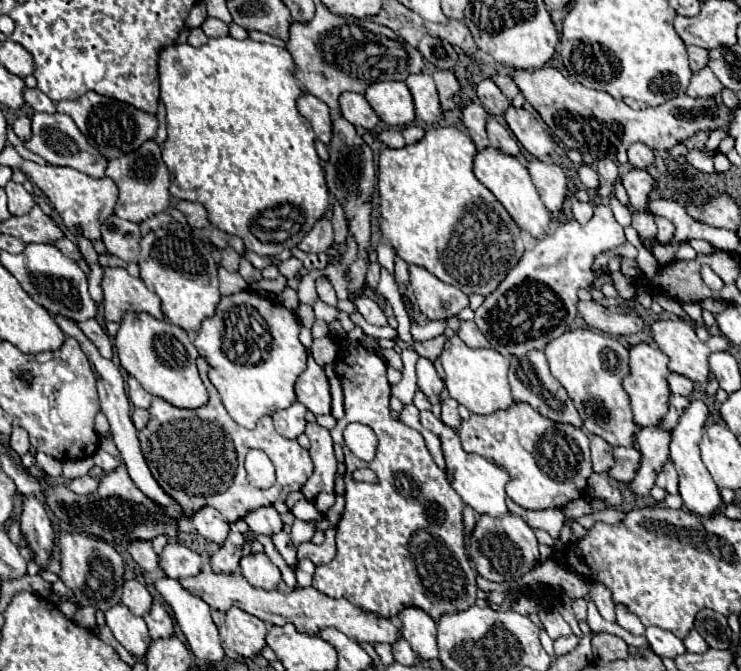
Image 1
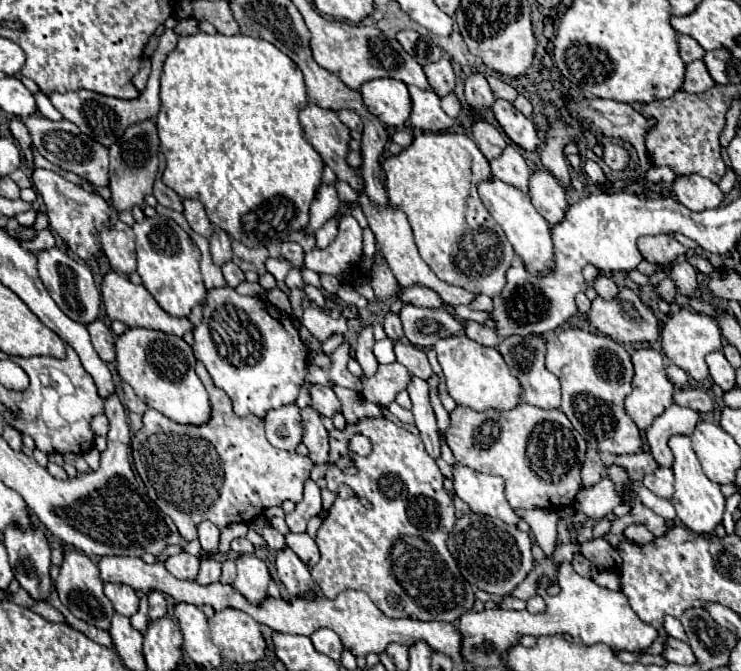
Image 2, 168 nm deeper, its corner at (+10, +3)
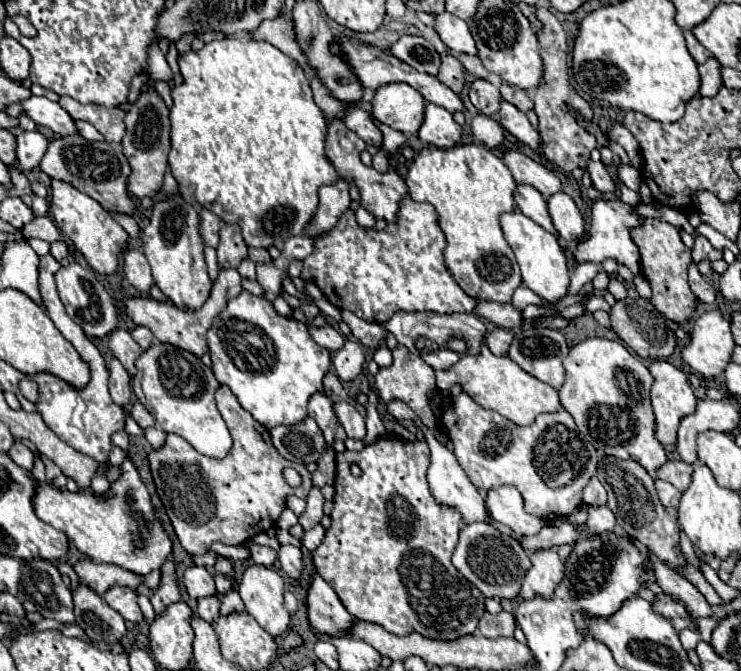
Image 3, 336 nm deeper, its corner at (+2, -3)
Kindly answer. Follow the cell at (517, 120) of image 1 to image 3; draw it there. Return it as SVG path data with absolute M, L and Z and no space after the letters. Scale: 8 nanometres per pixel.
M502 101L502 107L498 111L498 117L500 117L500 123L502 127L506 127L508 133L512 133L518 141L526 143L530 149L538 149L540 147L540 135L538 131L530 125L526 113L518 111L512 103L508 101Z

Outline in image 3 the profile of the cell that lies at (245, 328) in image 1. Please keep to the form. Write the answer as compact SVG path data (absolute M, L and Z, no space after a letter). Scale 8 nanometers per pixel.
M242 291L240 295L230 299L226 309L216 315L208 331L208 349L216 379L222 385L228 385L240 405L266 429L272 429L276 425L292 425L306 417L308 399L314 393L322 391L322 379L332 359L332 353L312 339L304 323L278 315L268 299L256 297L248 291Z

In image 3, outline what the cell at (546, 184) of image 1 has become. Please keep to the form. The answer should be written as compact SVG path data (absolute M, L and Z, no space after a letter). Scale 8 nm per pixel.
M558 191L556 195L548 197L548 213L552 217L552 223L558 231L558 235L568 241L574 243L584 235L584 219L574 203L574 199L562 191Z

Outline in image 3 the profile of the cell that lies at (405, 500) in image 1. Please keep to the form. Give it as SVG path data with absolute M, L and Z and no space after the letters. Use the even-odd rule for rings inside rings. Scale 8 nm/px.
M396 435L378 437L374 443L366 445L362 451L336 453L336 481L334 481L336 497L334 497L334 509L330 513L332 525L330 525L330 529L326 529L322 545L314 551L314 565L316 565L318 575L336 591L336 595L340 597L340 601L344 603L348 613L354 615L356 619L378 623L394 635L408 635L412 631L418 631L420 635L430 637L430 639L456 639L460 635L468 635L468 633L476 631L478 619L486 611L484 609L486 597L476 587L472 587L472 583L468 583L468 579L464 579L464 575L460 575L460 571L456 571L456 567L450 561L452 551L458 543L460 515L456 515L456 511L452 511L452 507L440 507L440 503L436 503L436 499L432 499L432 491L428 491L428 481L426 481L428 465L430 465L430 451L428 451L428 445L424 441L418 441L418 439L408 441L408 439L400 439ZM352 461L356 461L362 467L362 471L364 471L362 477L350 475L350 463Z

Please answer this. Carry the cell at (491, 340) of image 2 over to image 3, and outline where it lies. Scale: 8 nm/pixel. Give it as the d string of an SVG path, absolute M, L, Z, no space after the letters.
M496 327L486 335L486 345L494 355L506 355L510 343L512 343L512 333L508 329Z

